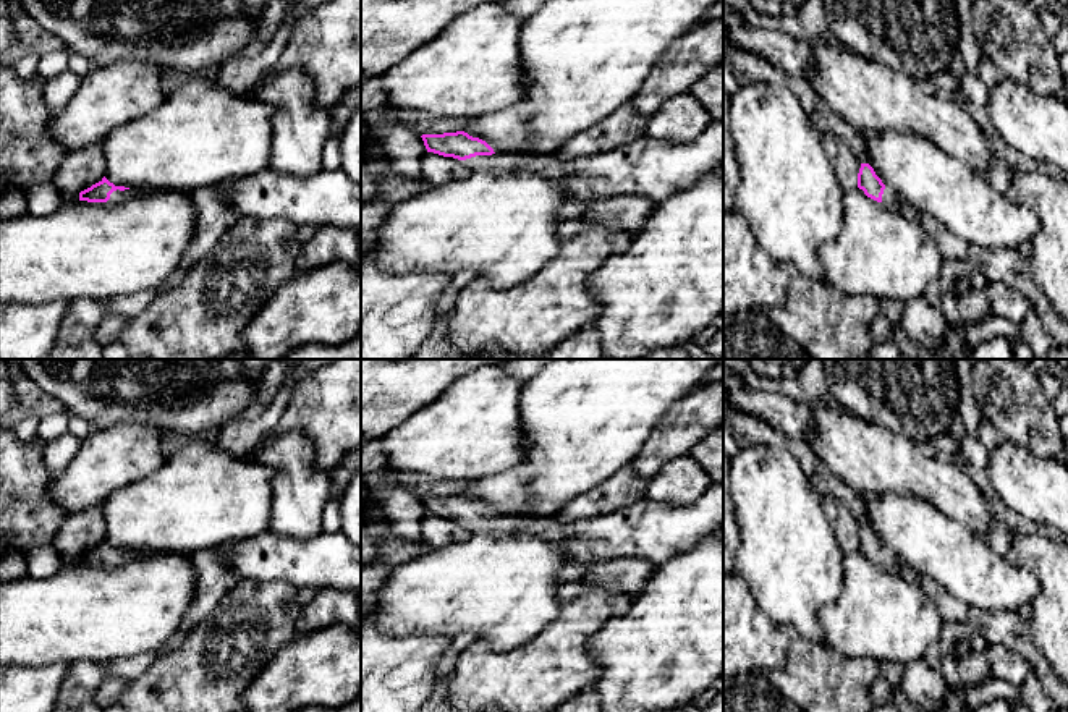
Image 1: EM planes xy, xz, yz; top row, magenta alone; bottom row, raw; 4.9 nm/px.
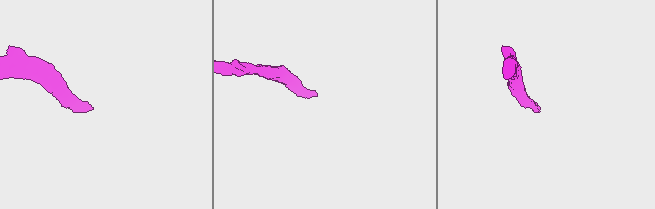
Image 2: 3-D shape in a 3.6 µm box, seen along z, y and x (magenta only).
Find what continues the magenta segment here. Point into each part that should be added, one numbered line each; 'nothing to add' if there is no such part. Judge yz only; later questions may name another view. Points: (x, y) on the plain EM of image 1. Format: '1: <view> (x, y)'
1: yz (890, 562)

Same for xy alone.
1: xy (117, 559)

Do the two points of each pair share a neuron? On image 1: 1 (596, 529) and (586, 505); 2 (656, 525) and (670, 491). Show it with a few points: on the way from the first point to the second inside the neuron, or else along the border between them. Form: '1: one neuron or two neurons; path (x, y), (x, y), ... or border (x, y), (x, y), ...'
1: two neurons; border (627, 504), (607, 513), (570, 521), (555, 520)
2: two neurons; border (703, 492), (691, 502), (652, 502), (644, 497)

